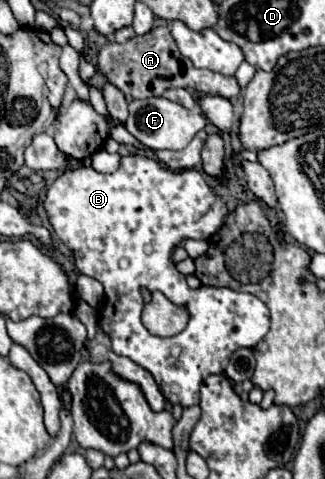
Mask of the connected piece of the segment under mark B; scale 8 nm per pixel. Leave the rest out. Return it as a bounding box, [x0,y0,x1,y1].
[43,154,269,408]

